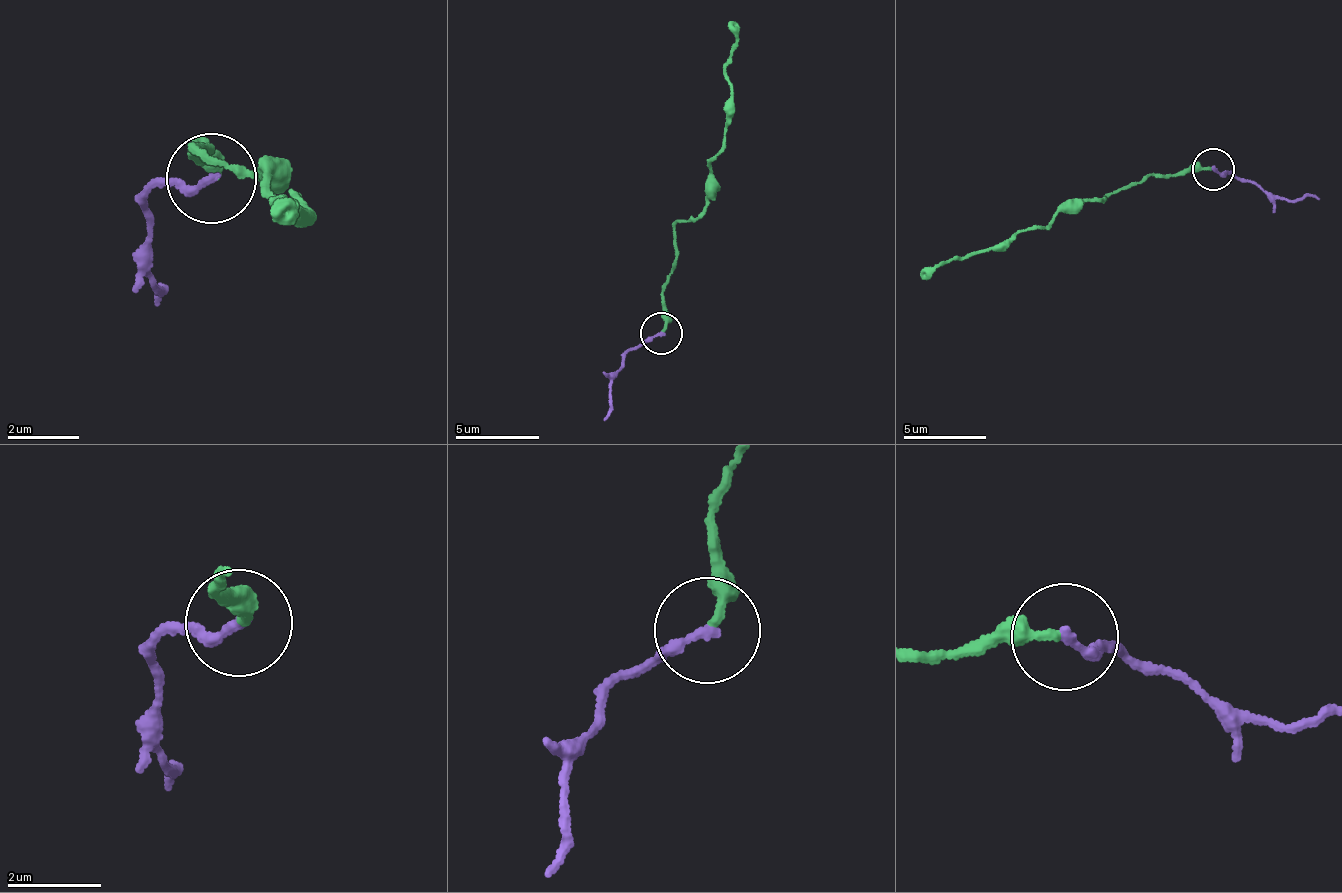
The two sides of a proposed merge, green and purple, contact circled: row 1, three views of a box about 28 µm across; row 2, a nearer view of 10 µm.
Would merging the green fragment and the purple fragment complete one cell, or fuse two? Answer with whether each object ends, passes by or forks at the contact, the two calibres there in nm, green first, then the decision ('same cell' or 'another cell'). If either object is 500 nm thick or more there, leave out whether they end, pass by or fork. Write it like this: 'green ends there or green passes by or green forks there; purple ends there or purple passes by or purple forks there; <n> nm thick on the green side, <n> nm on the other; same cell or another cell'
green ends there; purple ends there; 280 nm thick on the green side, 240 nm on the other; same cell

